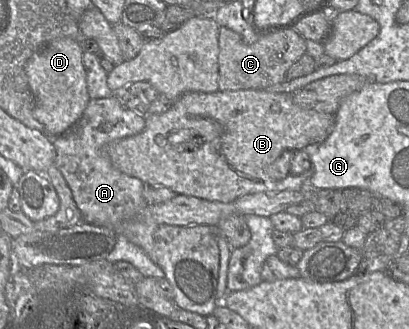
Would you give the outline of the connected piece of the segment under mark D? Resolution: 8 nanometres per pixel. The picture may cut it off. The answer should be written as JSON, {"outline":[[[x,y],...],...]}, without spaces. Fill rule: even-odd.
{"outline":[[[57,38],[34,53],[26,63],[25,72],[35,100],[33,116],[44,126],[44,133],[51,139],[76,123],[89,103],[83,52],[79,41]]]}

